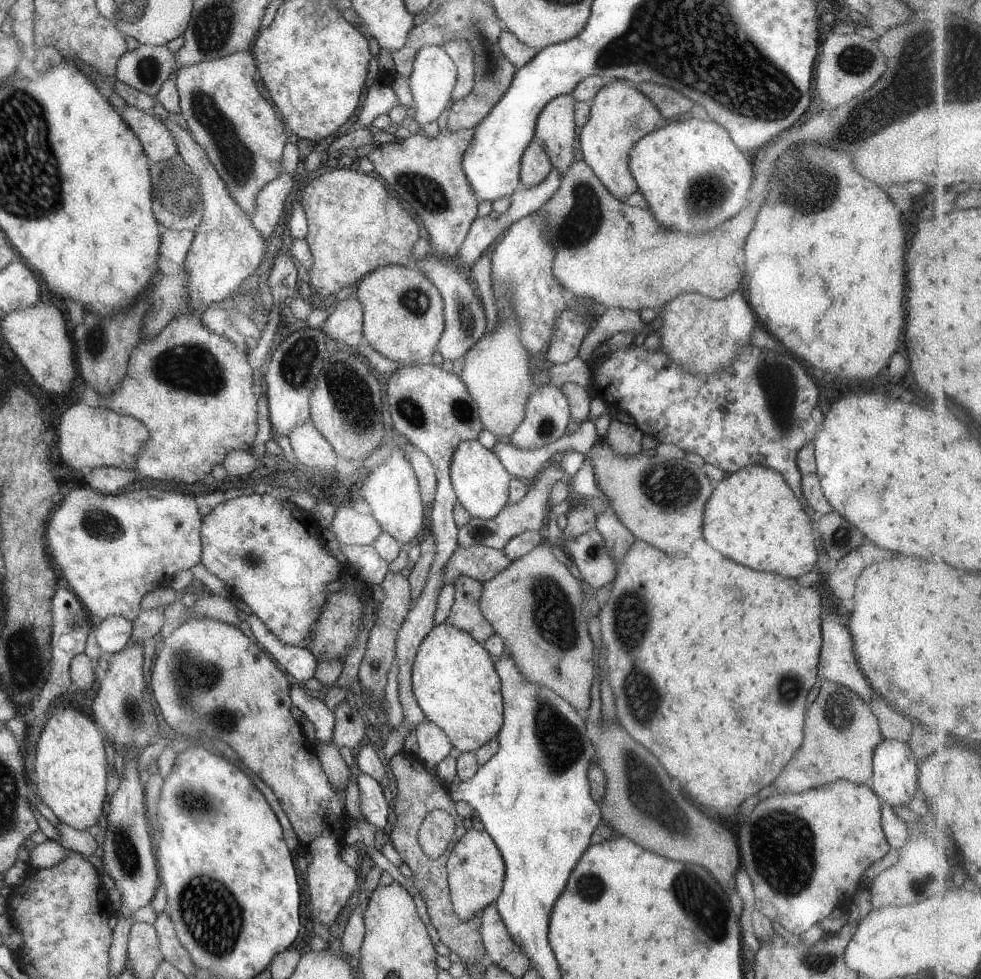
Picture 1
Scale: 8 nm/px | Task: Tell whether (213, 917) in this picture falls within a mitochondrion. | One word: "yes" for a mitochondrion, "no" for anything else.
yes

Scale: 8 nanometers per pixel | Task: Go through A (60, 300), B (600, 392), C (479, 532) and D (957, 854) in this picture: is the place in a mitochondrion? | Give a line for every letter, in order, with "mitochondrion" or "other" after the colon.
A: other
B: other
C: other
D: other

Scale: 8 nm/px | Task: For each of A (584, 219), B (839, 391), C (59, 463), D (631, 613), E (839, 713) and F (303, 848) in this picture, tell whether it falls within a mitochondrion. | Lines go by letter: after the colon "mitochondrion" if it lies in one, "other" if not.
A: mitochondrion
B: other
C: other
D: mitochondrion
E: mitochondrion
F: other

